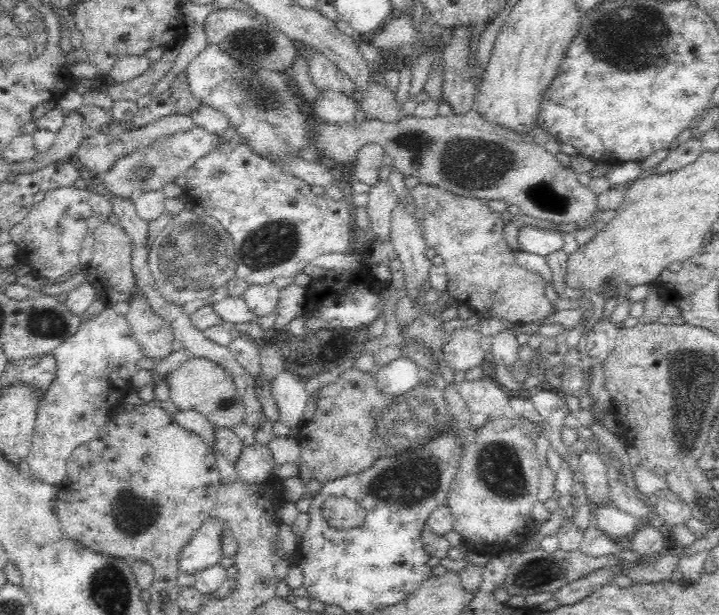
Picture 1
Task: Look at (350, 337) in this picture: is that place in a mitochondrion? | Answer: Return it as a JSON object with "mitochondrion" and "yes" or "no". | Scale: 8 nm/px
{"mitochondrion":"no"}

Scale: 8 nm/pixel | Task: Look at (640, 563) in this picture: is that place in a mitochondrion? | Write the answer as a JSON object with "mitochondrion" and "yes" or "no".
{"mitochondrion":"no"}

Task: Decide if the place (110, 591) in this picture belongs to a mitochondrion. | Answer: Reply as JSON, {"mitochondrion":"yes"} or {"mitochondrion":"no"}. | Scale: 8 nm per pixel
{"mitochondrion":"yes"}

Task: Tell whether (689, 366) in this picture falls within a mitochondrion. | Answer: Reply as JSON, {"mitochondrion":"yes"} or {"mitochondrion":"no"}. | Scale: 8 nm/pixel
{"mitochondrion":"yes"}

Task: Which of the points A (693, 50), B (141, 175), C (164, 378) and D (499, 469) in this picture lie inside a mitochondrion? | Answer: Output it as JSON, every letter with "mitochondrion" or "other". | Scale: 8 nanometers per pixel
{"A":"other","B":"mitochondrion","C":"other","D":"mitochondrion"}

